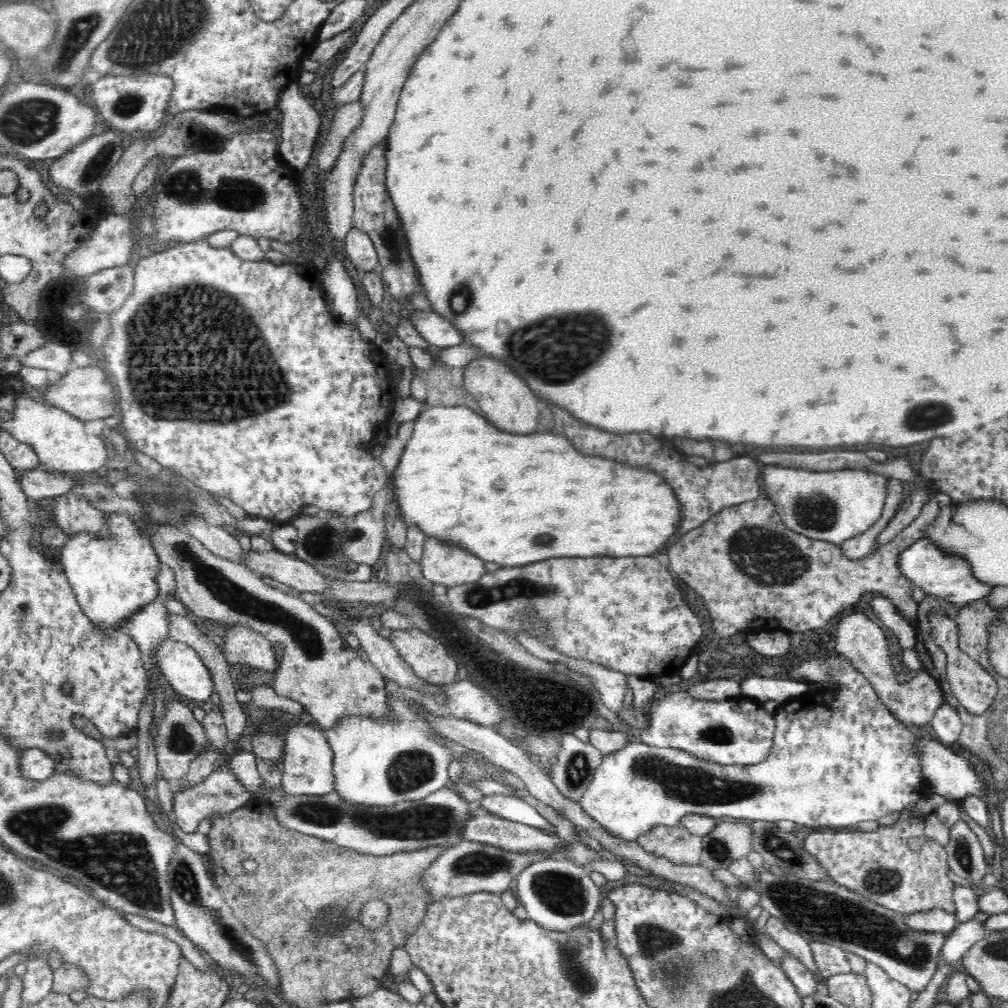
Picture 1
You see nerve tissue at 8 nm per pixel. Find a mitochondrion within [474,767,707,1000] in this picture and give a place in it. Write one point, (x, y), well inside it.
(666, 960)

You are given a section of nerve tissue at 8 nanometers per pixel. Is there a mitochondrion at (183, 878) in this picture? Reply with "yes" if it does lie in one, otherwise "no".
yes

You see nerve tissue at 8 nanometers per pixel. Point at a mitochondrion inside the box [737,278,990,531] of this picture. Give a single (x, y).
(928, 415)

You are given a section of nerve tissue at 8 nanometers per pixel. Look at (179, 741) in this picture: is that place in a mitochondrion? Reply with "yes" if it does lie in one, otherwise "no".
yes

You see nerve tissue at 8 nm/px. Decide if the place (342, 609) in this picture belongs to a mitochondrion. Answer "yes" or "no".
no

